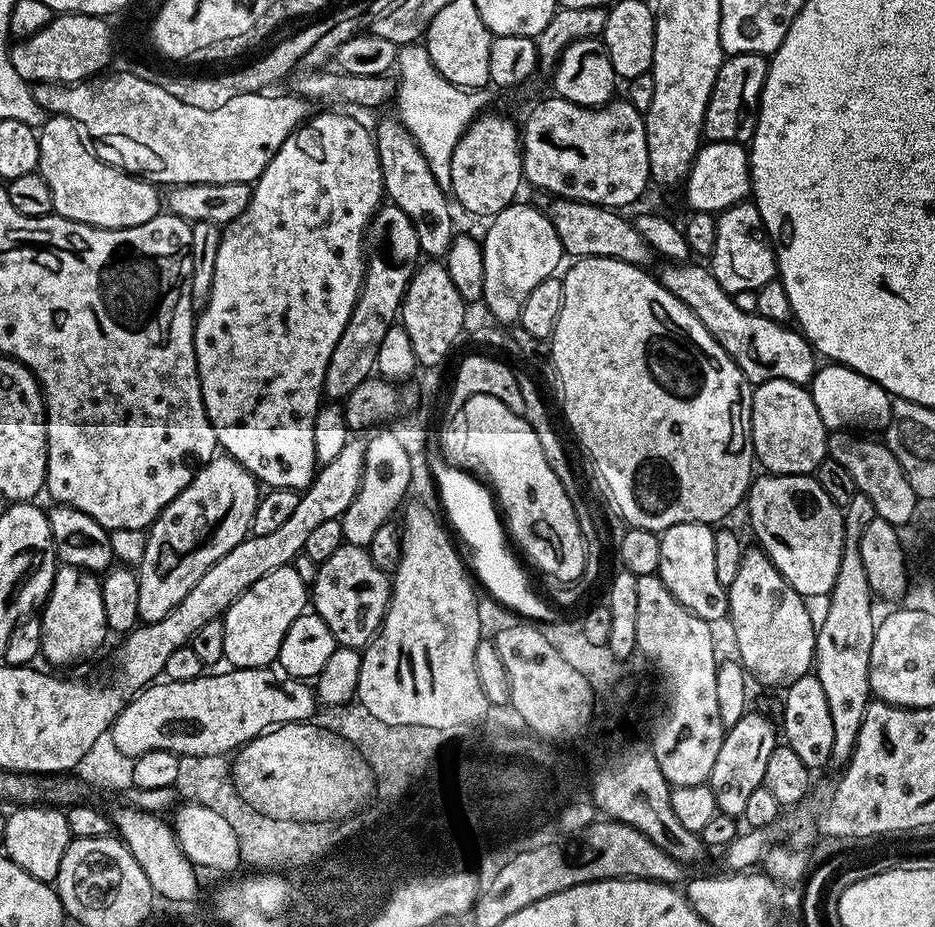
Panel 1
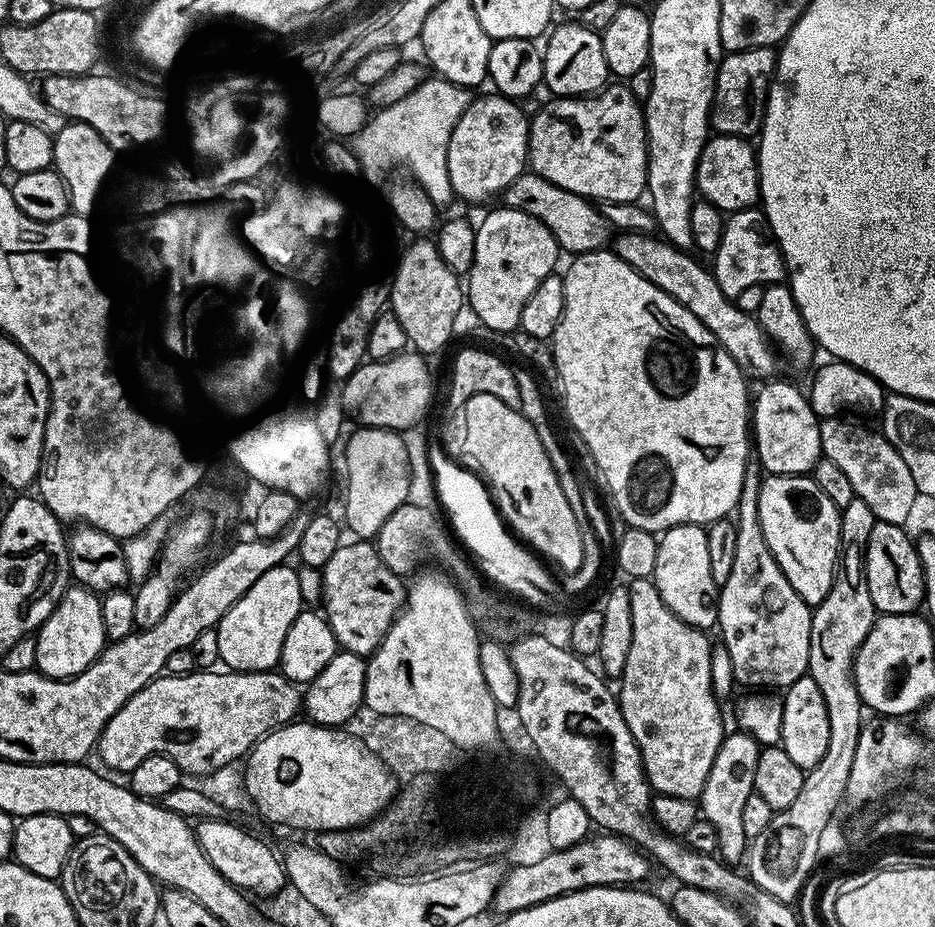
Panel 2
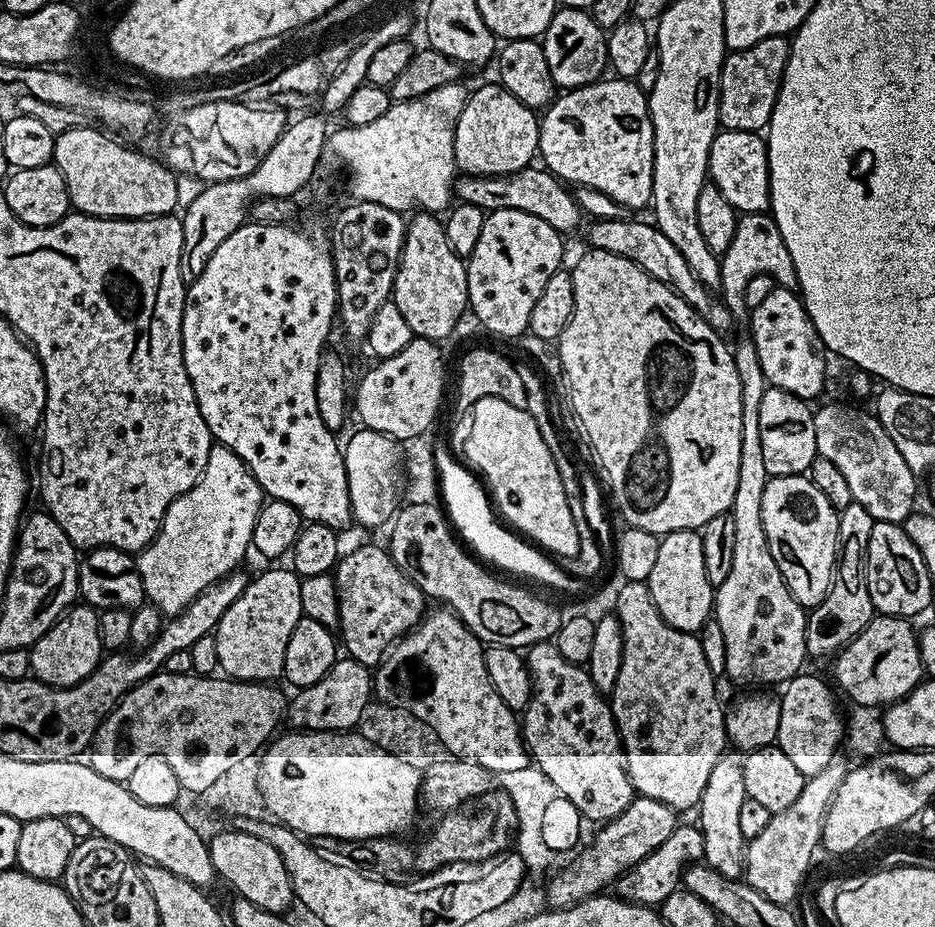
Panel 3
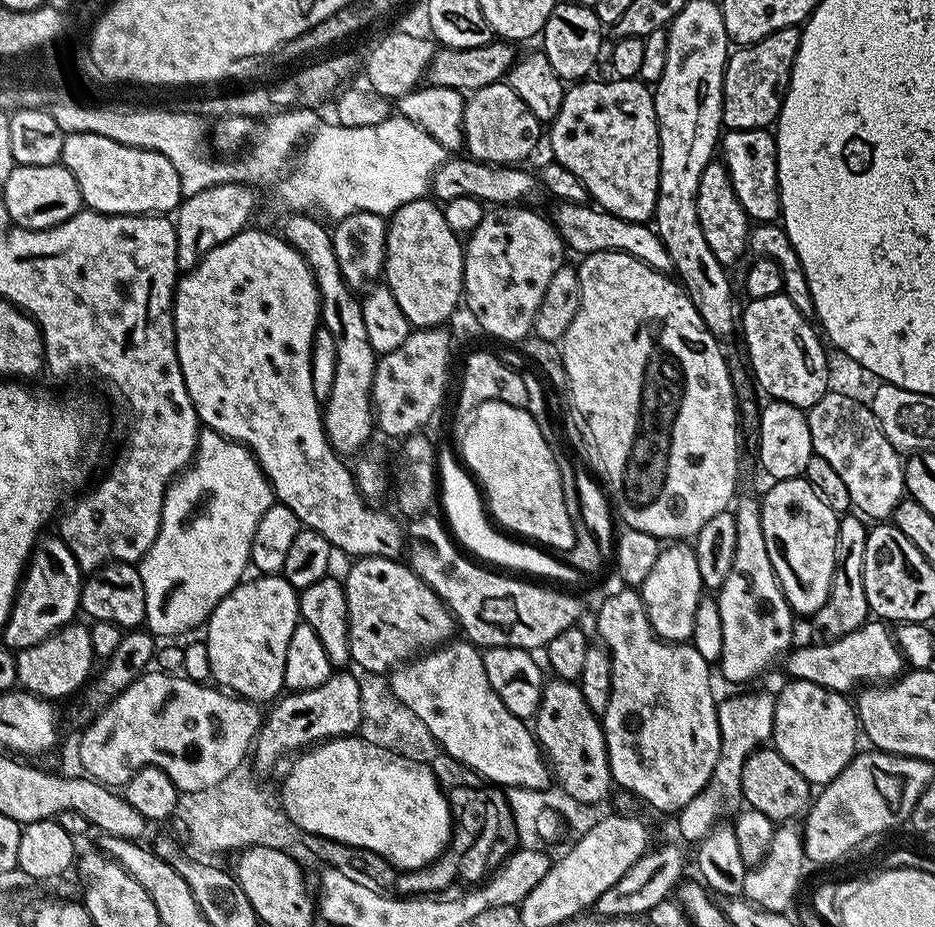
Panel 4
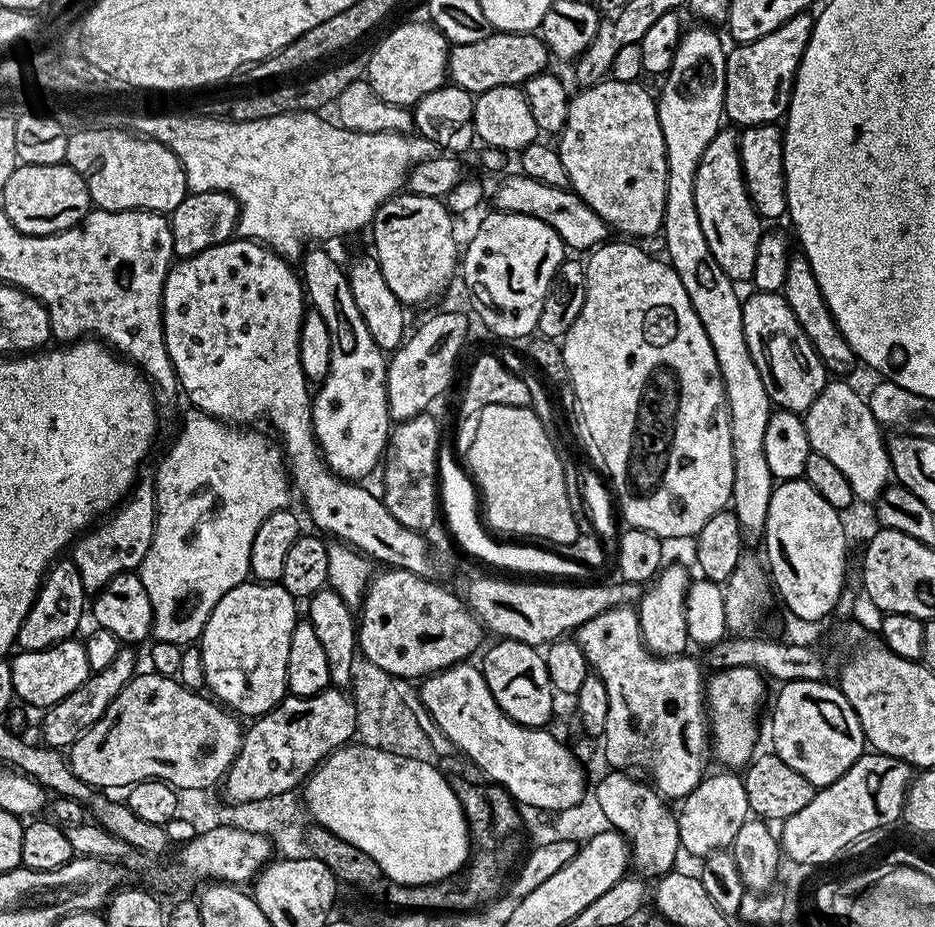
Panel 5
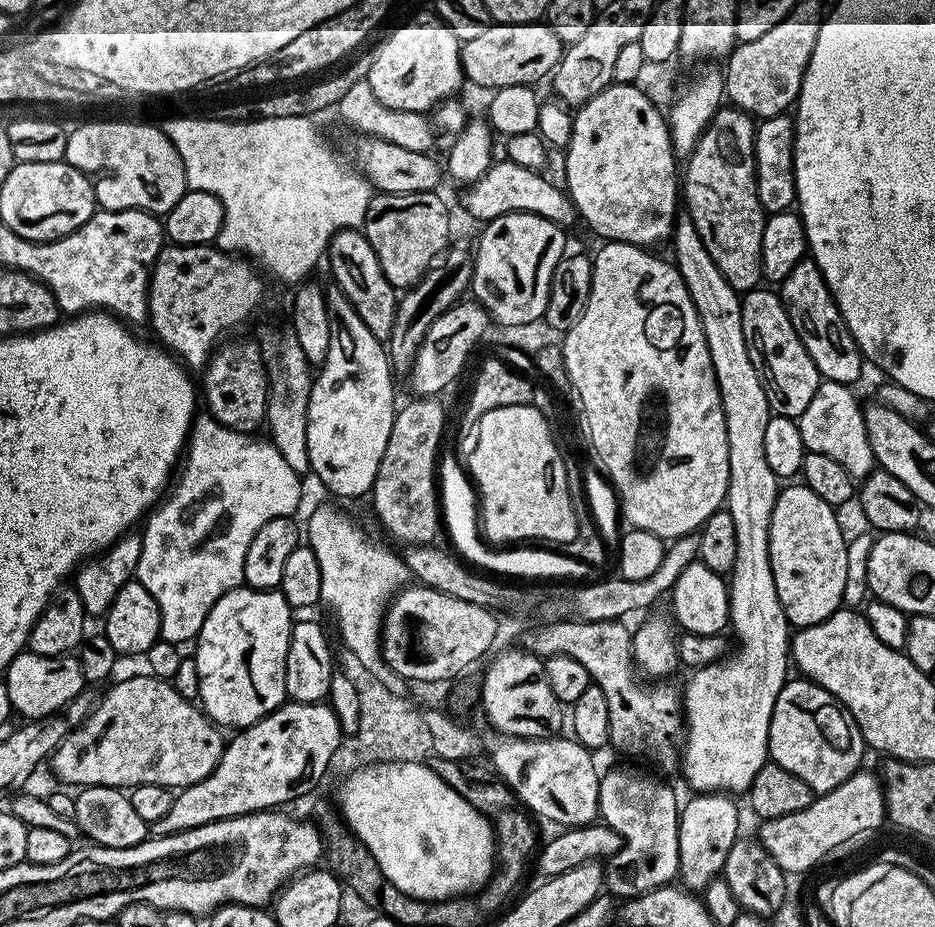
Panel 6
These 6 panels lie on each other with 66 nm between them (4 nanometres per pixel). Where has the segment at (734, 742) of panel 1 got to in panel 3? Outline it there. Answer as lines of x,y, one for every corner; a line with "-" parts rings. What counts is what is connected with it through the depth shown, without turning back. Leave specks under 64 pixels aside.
725,754
720,761
710,770
710,782
706,782
704,793
698,805
700,821
698,827
704,834
704,859
708,867
718,870
731,880
739,880
744,874
744,854
746,841
742,834
738,814
742,810
744,801
743,766
744,756
740,754

